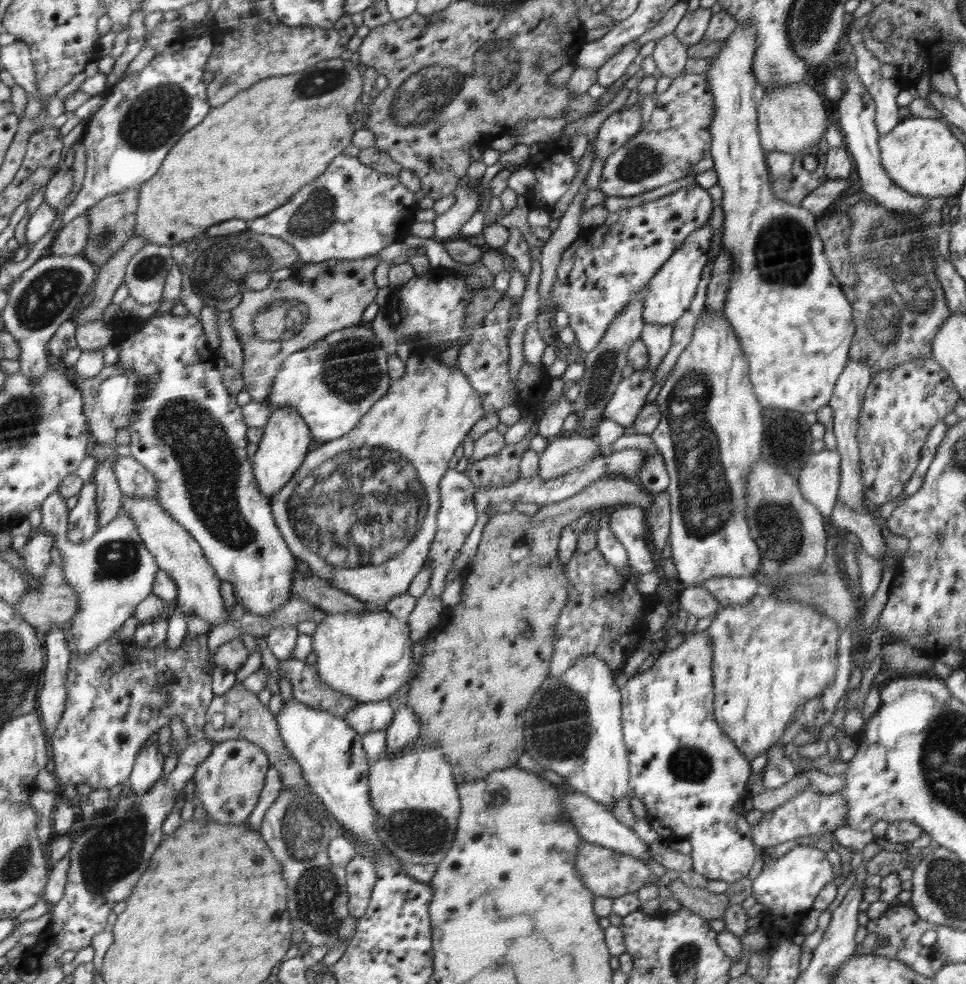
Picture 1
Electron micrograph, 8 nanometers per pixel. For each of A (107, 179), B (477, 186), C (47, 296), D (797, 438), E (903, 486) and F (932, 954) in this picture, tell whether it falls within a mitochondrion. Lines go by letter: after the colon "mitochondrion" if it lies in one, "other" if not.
A: other
B: other
C: mitochondrion
D: mitochondrion
E: other
F: other

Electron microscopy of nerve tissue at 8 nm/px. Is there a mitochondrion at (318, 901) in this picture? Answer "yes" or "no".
yes

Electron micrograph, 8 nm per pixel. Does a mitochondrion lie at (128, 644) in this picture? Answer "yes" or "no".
no

